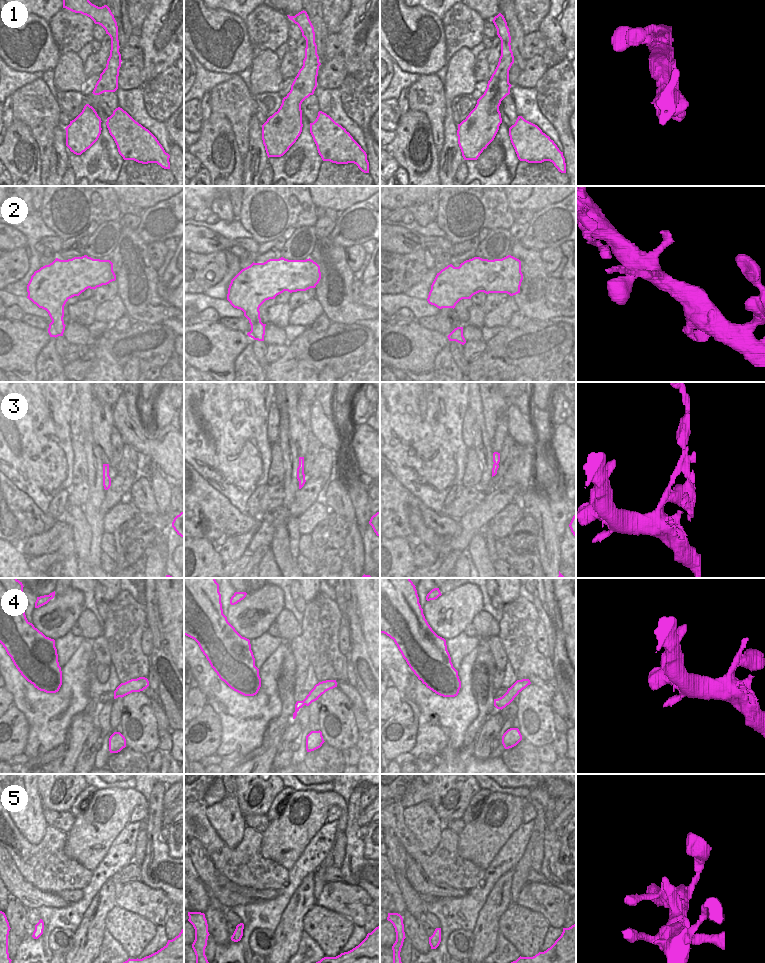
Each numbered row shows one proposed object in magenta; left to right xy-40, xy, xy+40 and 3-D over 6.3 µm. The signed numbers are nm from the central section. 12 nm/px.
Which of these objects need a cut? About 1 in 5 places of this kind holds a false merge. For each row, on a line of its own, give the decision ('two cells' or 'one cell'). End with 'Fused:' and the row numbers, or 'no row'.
1: one cell
2: one cell
3: two cells
4: one cell
5: one cell
Fused: 3

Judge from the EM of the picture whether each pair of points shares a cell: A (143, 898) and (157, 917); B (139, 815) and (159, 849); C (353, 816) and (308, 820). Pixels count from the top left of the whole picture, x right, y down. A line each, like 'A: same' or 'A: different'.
A: same
B: different
C: different

